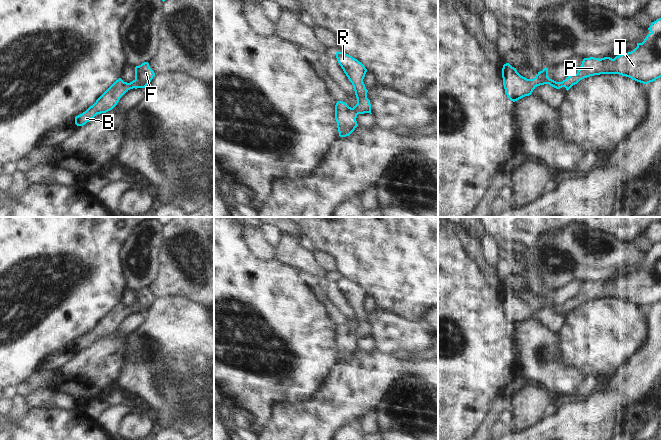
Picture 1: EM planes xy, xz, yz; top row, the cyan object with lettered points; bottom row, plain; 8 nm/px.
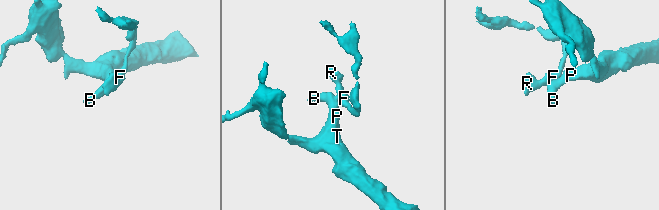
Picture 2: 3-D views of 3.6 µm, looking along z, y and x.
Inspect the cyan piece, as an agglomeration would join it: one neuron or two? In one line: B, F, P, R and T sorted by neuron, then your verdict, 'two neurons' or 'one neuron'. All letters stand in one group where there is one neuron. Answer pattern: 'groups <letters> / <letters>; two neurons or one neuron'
groups B F P R T; one neuron

